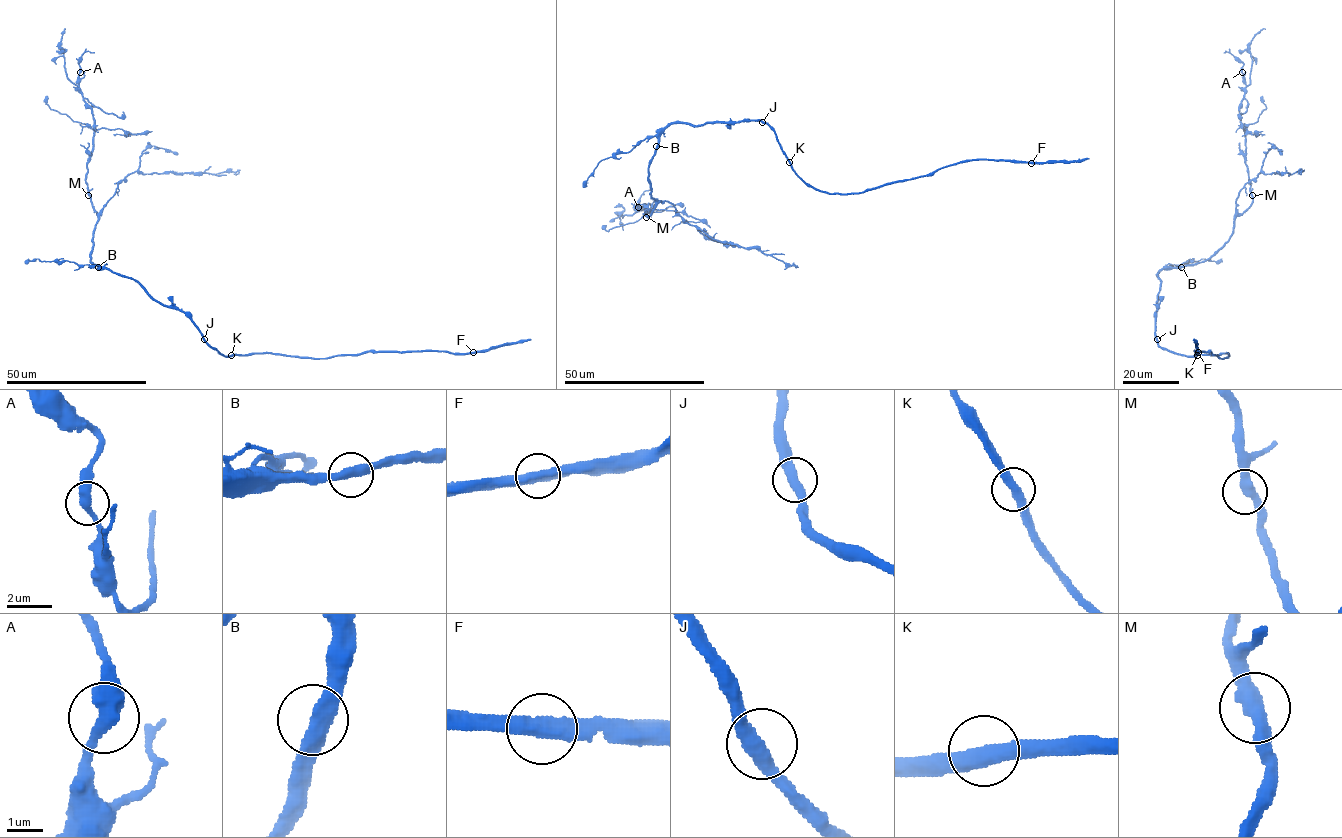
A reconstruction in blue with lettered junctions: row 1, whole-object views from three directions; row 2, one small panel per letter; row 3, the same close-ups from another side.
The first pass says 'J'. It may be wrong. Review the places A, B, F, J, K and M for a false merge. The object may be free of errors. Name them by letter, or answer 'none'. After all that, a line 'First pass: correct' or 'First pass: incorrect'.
none
First pass: incorrect

